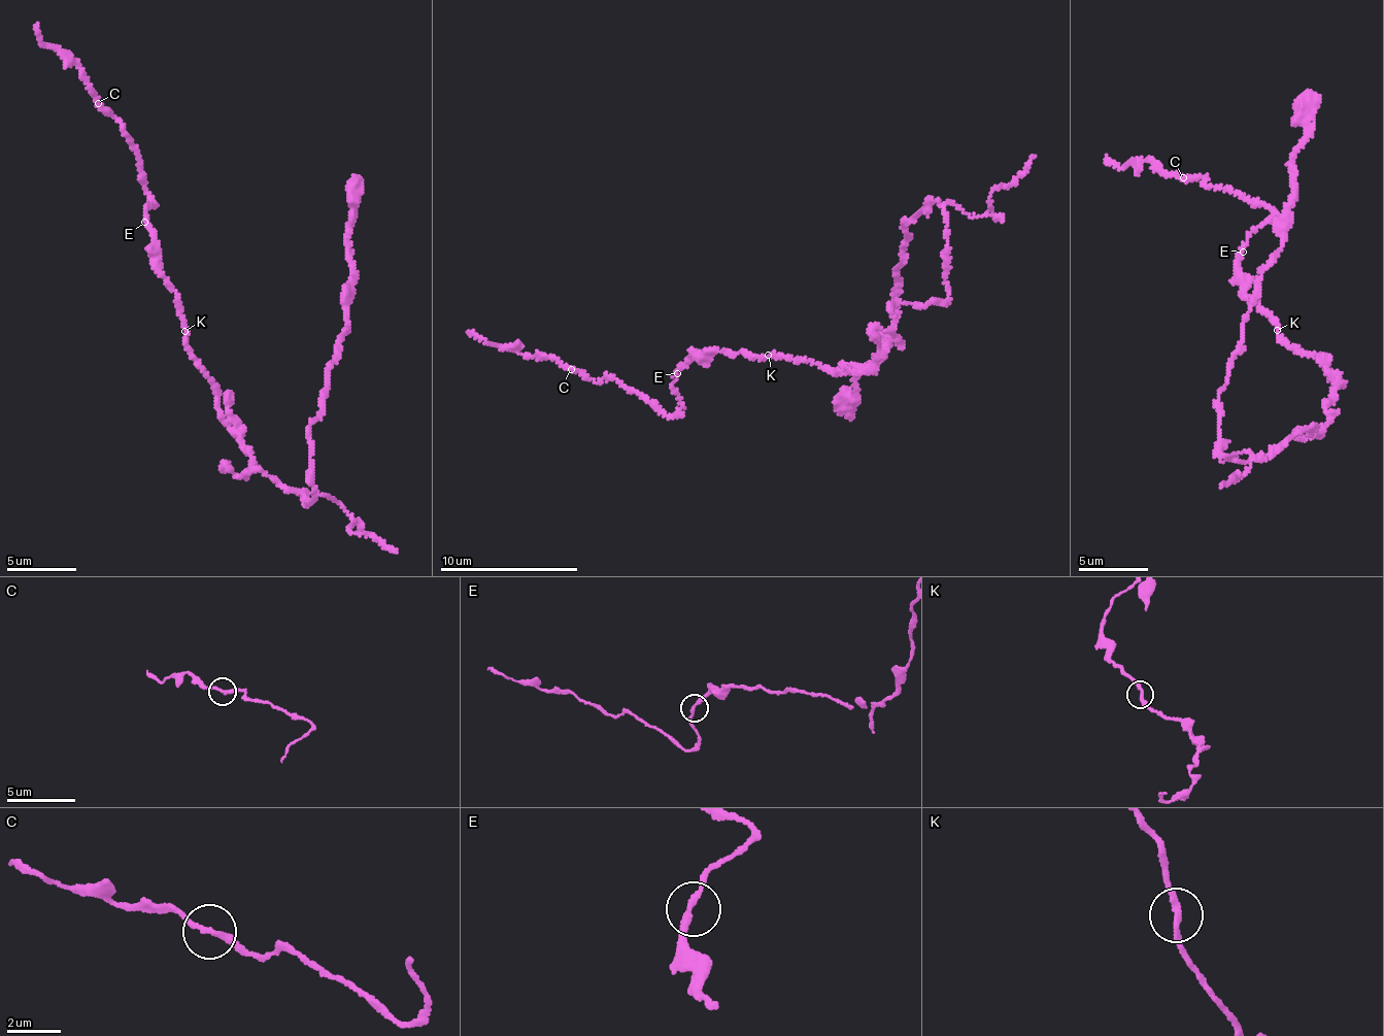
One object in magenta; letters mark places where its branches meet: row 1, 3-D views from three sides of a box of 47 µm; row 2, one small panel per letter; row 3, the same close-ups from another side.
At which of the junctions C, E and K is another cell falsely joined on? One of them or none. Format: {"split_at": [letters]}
{"split_at": []}

